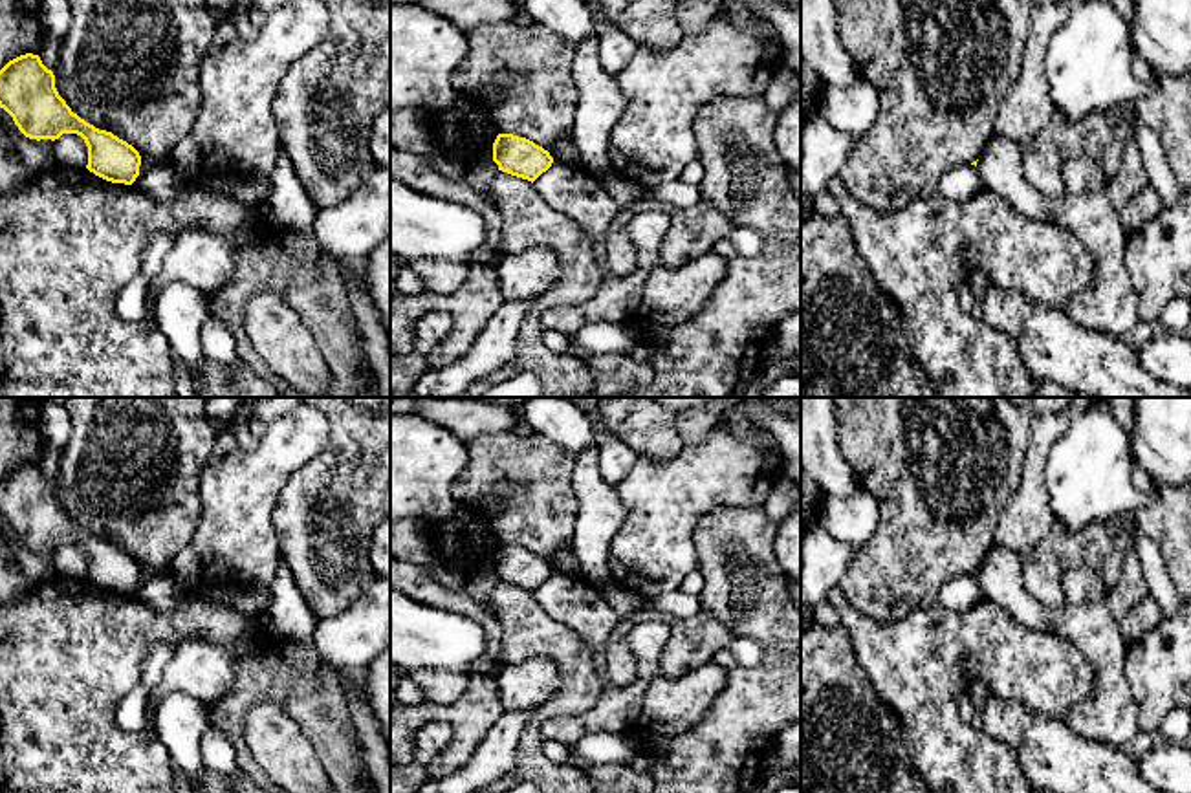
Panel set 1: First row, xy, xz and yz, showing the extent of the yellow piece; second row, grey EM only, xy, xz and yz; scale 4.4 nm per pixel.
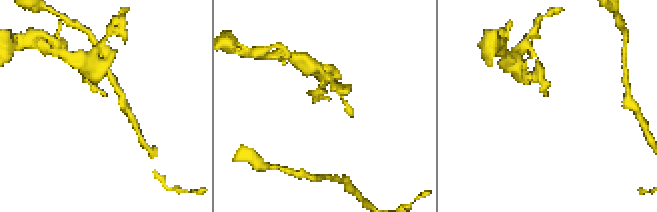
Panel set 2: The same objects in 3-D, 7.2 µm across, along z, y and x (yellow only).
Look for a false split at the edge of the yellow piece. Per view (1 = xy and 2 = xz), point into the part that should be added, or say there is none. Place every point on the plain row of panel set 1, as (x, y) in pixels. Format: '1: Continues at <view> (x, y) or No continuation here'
1: No continuation here
2: No continuation here

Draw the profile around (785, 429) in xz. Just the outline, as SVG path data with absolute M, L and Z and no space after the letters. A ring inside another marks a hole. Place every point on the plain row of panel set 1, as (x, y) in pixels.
M744 397L735 407L773 436L782 456L781 476L801 491L801 414L777 412L768 397Z

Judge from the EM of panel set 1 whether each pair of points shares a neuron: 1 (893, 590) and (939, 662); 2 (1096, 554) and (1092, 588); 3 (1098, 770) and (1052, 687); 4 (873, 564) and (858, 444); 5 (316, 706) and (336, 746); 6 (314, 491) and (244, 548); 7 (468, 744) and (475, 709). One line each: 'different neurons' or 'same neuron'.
1: different neurons
2: different neurons
3: different neurons
4: same neuron
5: same neuron
6: different neurons
7: same neuron

